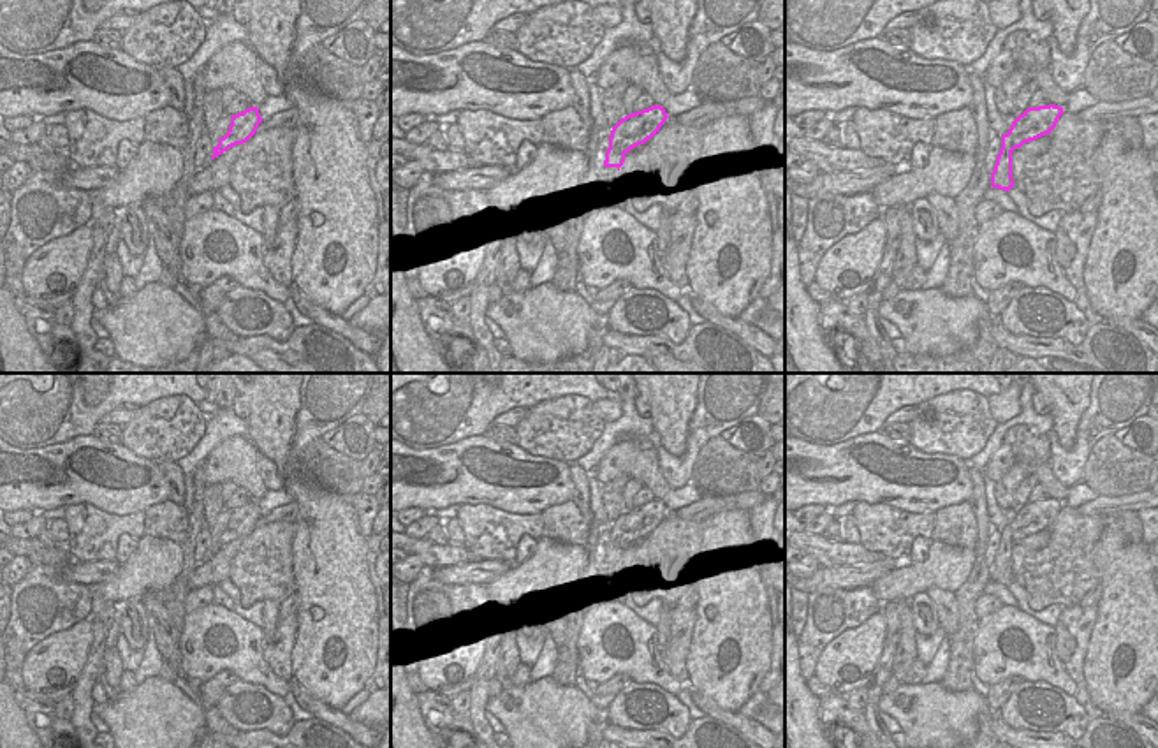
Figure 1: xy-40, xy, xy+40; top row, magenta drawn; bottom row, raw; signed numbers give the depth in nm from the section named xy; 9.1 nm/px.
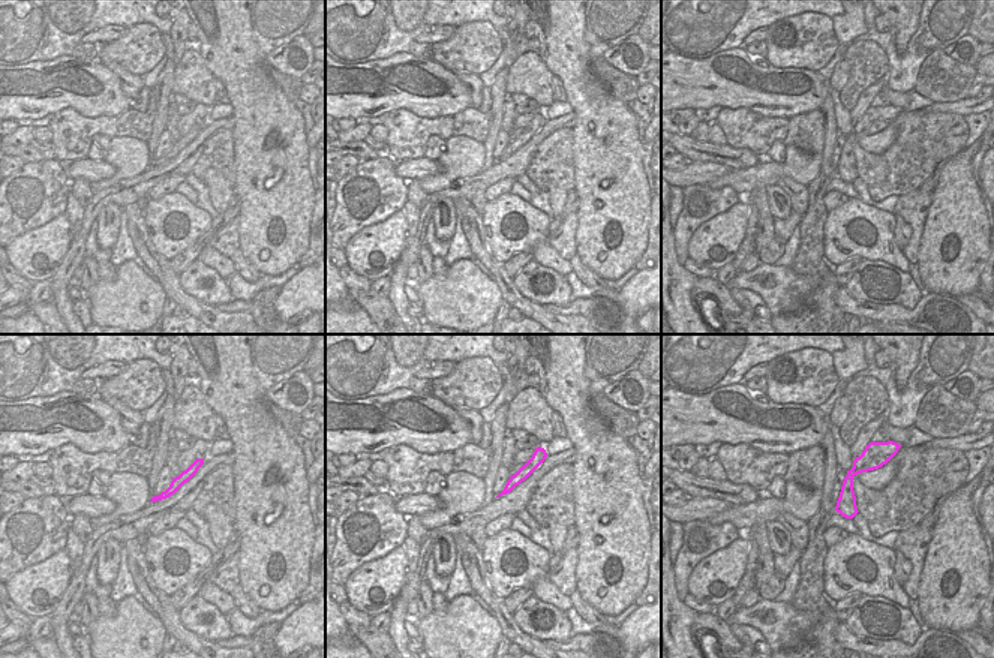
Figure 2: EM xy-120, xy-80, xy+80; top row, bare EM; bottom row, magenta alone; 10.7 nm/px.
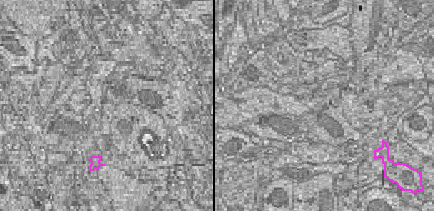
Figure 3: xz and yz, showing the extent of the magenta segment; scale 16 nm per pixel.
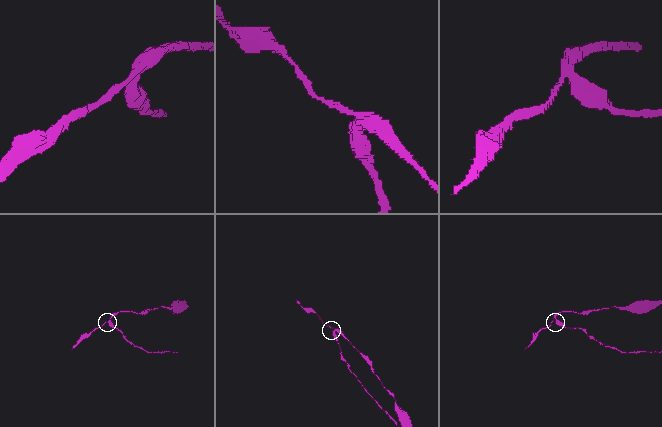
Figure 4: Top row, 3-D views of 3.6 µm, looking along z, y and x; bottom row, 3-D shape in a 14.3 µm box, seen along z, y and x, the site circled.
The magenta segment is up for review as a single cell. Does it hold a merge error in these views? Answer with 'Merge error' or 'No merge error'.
Merge error

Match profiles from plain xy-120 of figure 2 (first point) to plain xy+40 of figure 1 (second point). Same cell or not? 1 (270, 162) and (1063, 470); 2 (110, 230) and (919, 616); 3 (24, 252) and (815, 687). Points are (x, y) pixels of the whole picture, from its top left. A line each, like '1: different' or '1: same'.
1: different
2: same
3: different

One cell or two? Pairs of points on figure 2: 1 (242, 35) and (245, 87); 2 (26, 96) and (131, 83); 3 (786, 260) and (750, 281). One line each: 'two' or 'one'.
1: one
2: two
3: two

